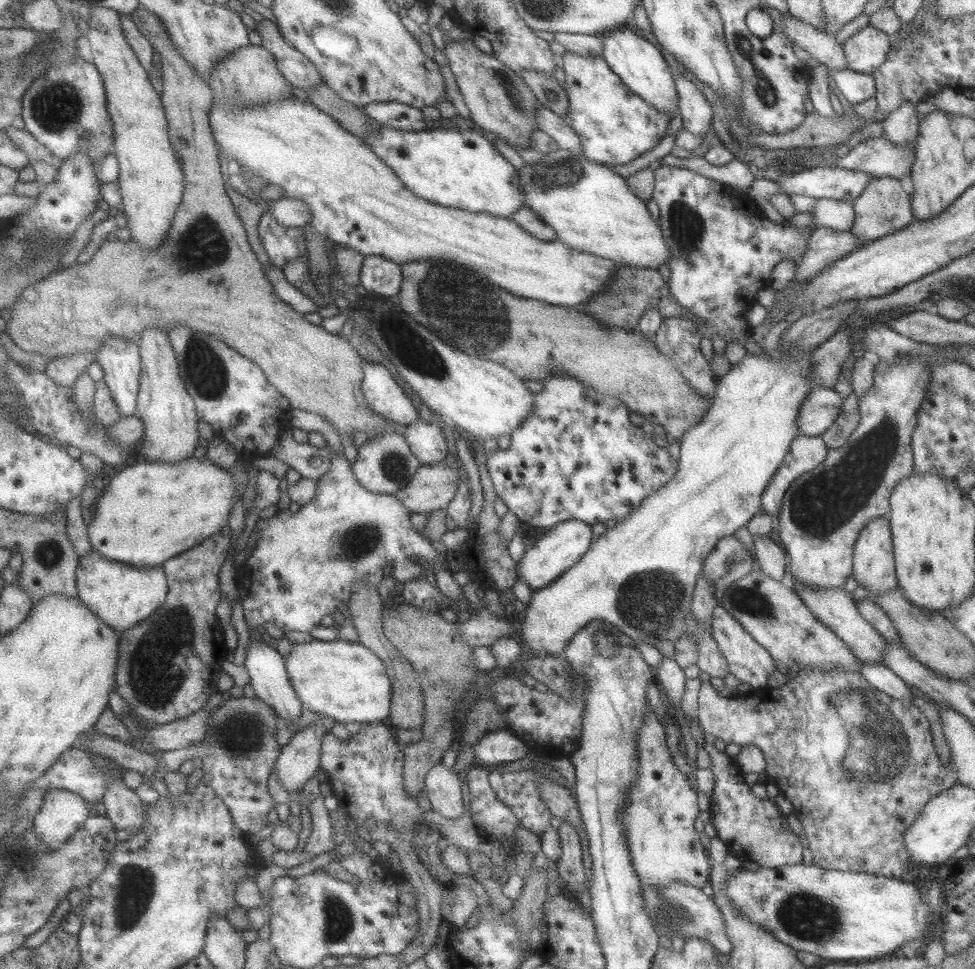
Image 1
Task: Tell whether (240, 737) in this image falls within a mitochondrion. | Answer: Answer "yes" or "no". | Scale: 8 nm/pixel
yes

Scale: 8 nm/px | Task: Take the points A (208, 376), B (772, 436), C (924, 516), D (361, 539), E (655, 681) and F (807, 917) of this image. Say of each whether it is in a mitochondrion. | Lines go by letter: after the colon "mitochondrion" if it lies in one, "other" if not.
A: mitochondrion
B: other
C: other
D: mitochondrion
E: other
F: mitochondrion

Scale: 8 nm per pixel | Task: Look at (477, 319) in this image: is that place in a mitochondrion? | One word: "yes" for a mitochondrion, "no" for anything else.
yes

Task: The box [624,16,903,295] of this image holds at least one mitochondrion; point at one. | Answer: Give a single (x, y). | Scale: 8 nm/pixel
(747, 48)

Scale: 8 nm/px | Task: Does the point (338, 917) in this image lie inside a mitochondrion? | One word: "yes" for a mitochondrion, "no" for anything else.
yes

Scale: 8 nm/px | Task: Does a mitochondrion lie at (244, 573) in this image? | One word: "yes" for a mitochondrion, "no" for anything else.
no

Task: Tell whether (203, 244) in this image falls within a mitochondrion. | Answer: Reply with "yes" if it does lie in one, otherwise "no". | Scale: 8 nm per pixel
yes

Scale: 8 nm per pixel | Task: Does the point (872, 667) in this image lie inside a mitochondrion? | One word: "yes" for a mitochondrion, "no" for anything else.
no

